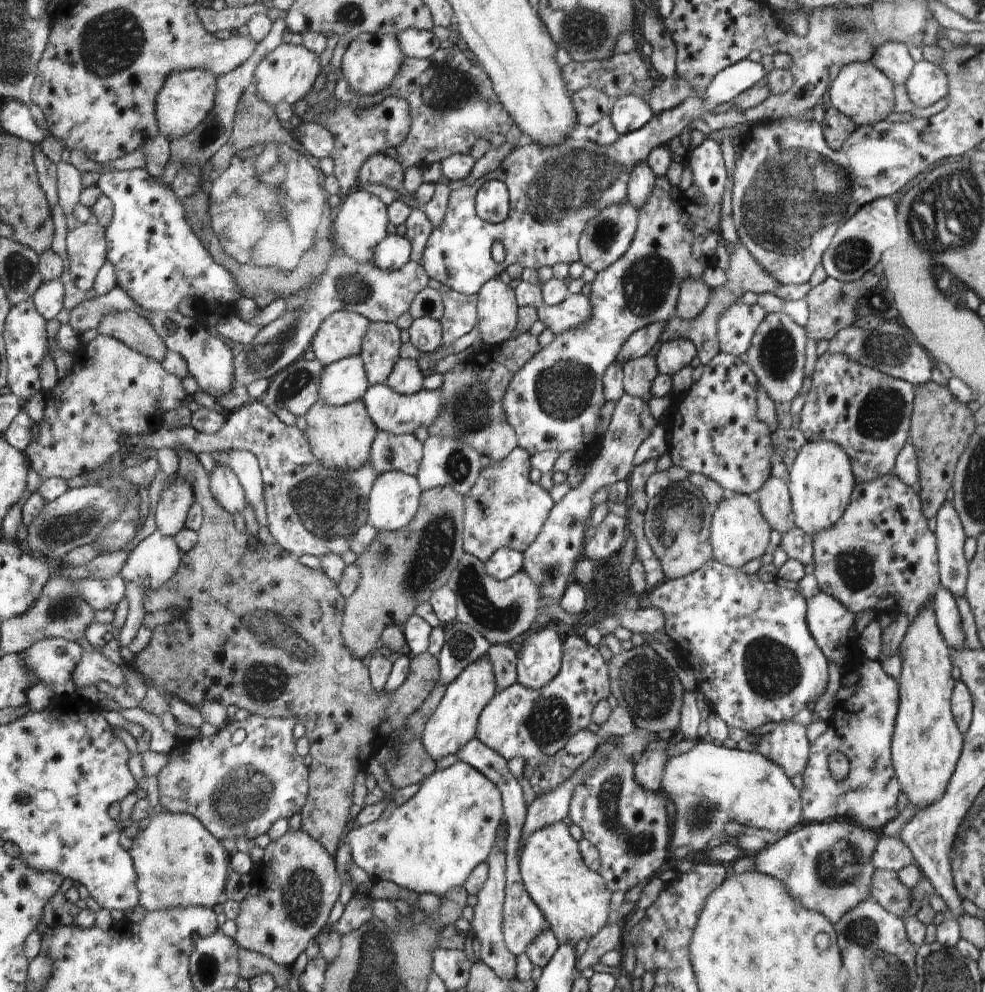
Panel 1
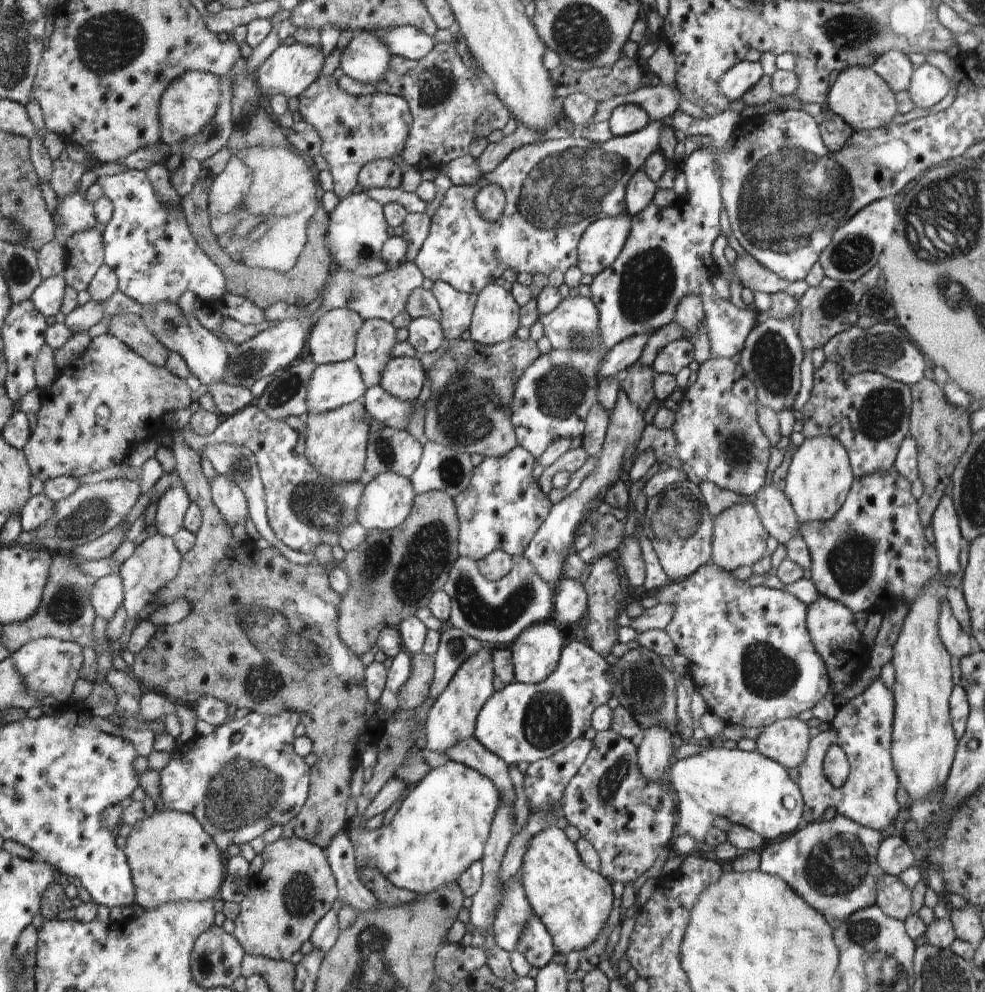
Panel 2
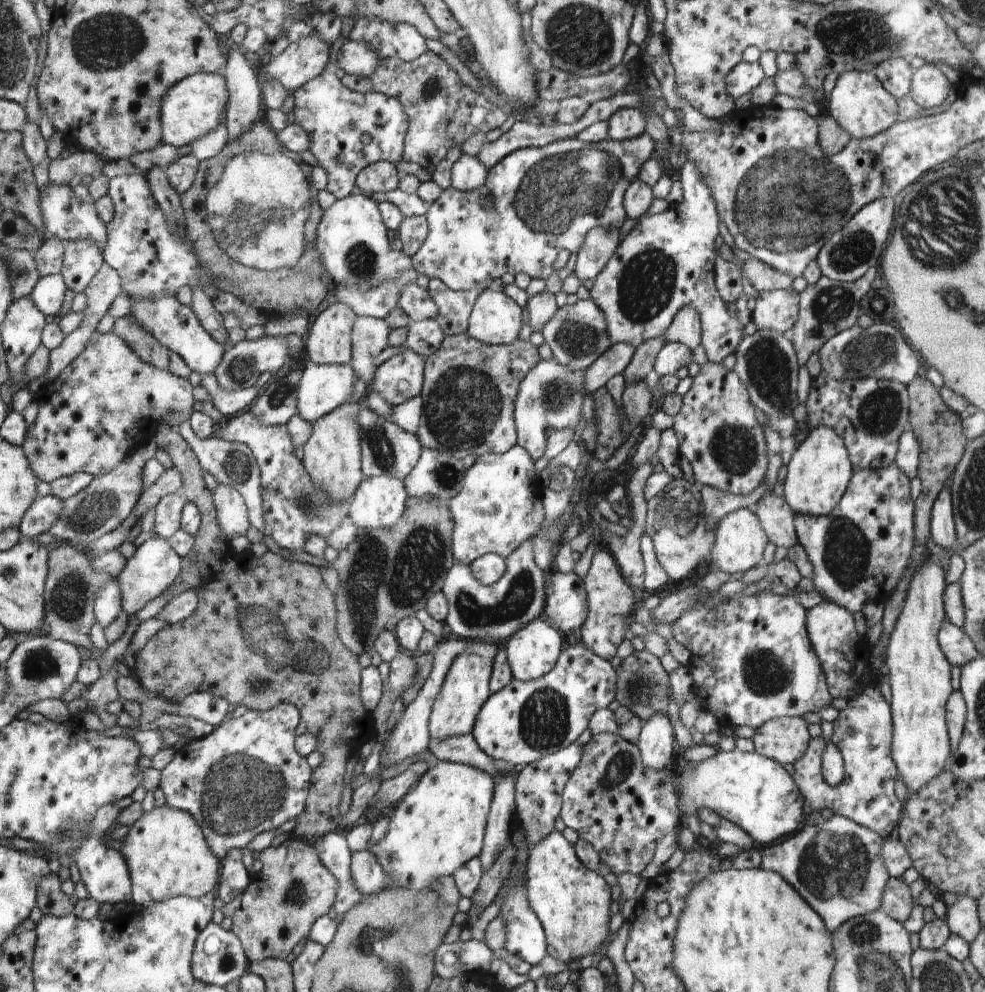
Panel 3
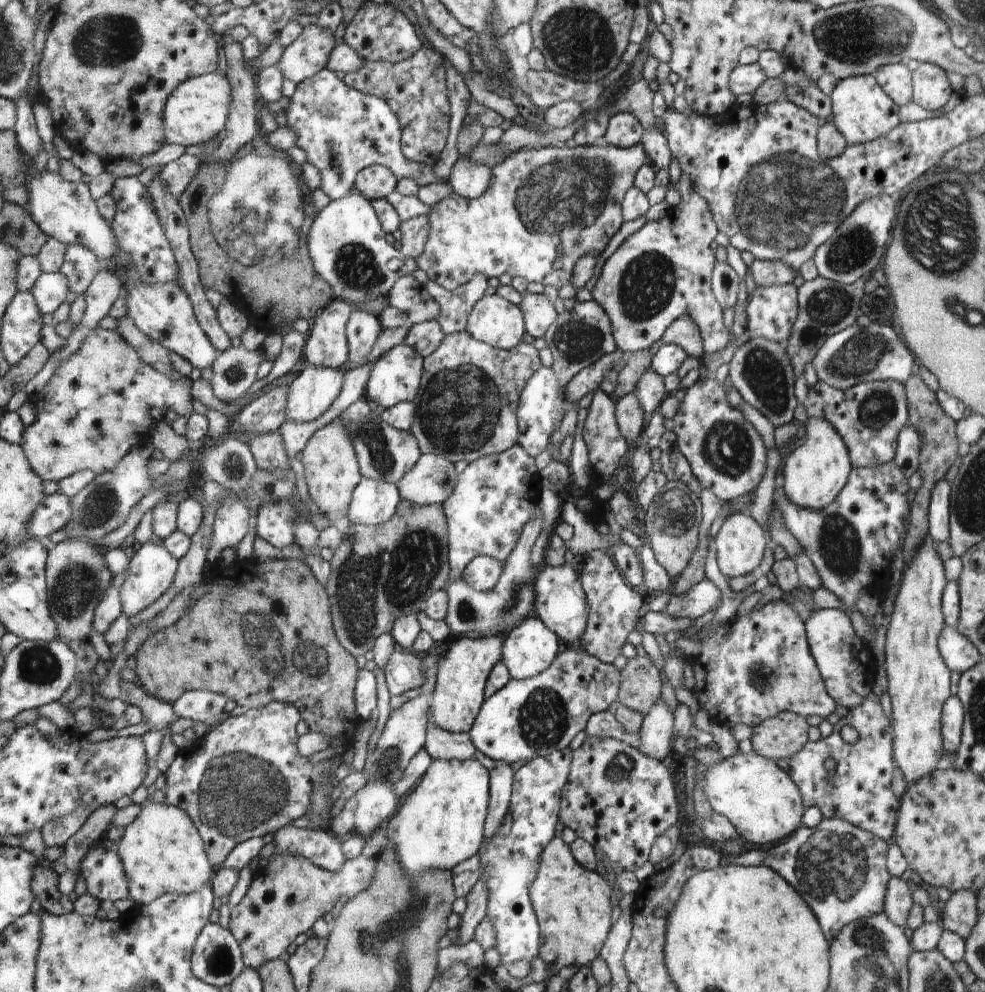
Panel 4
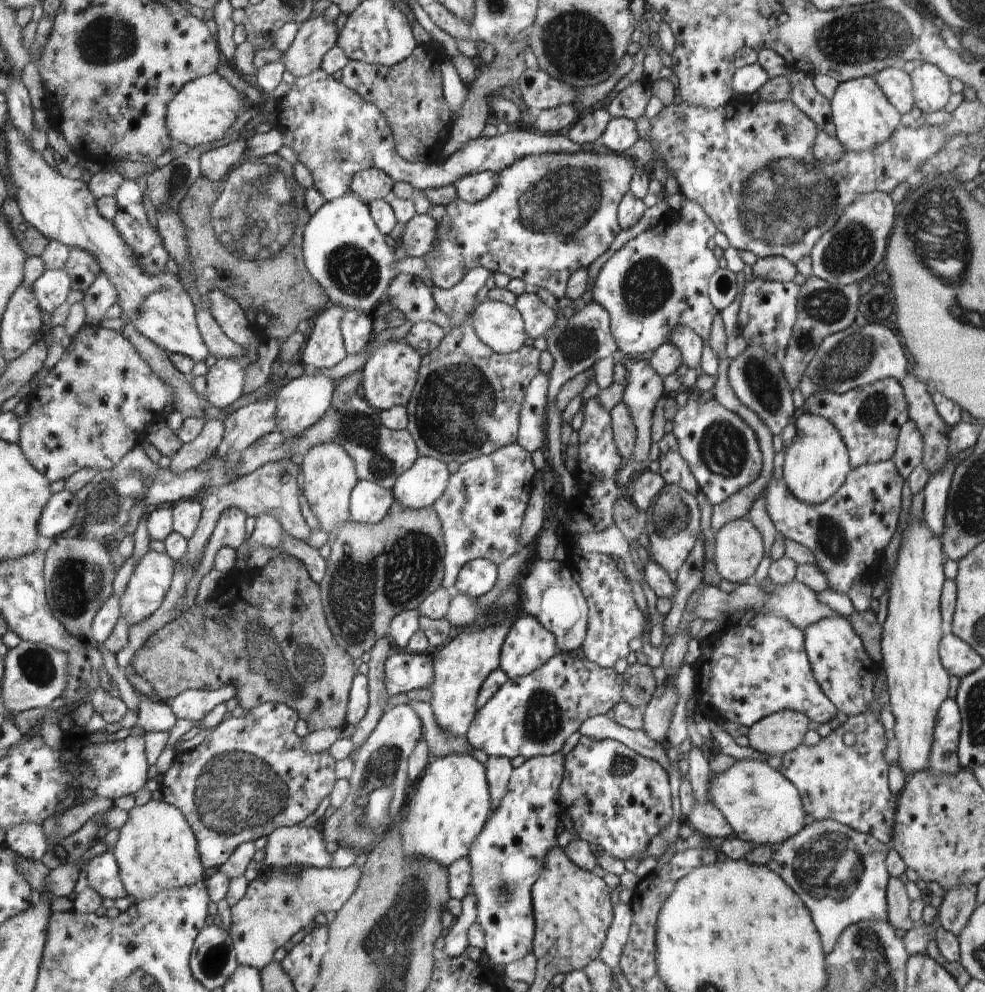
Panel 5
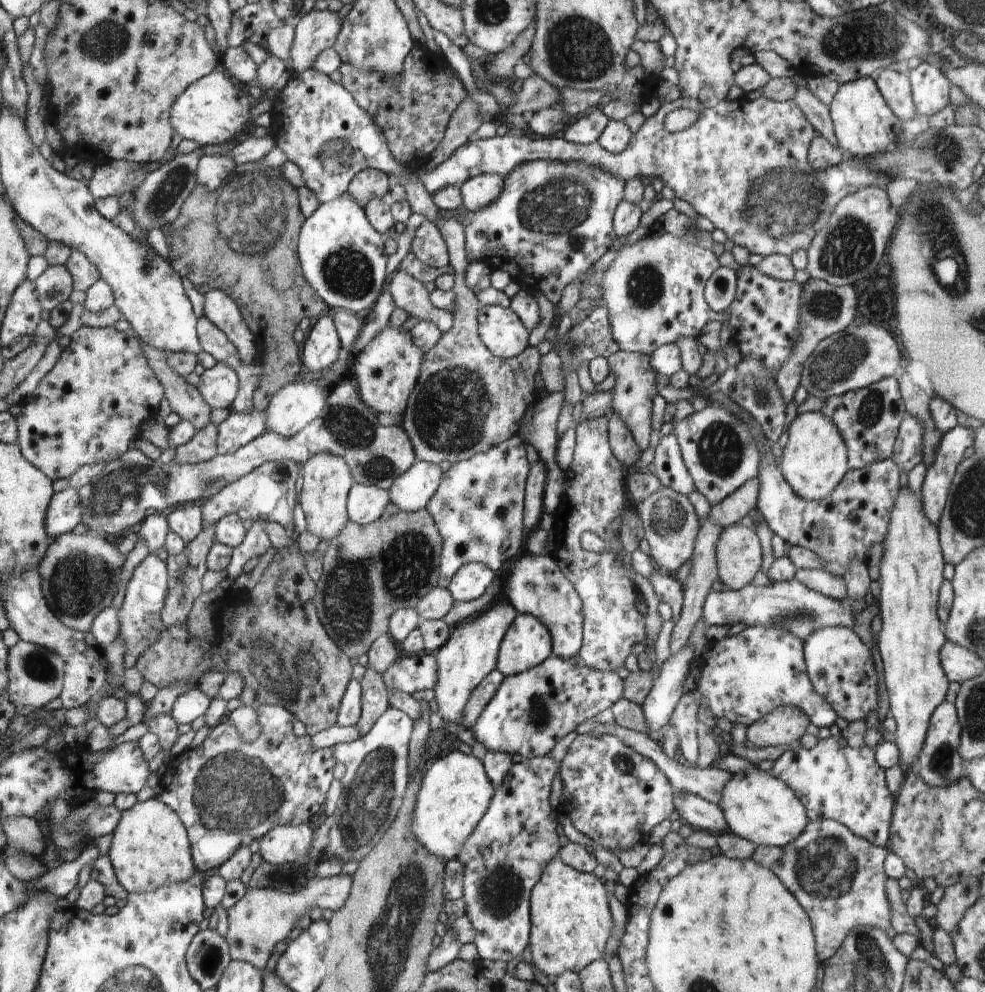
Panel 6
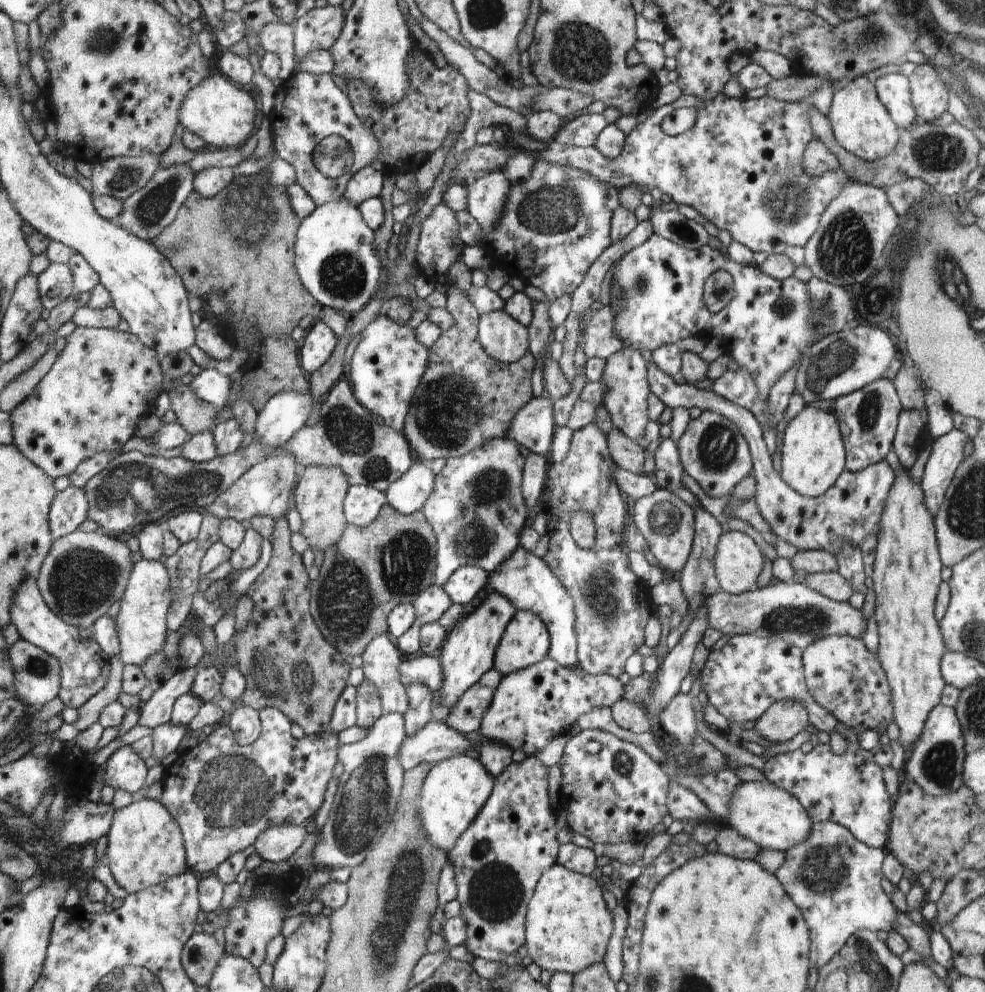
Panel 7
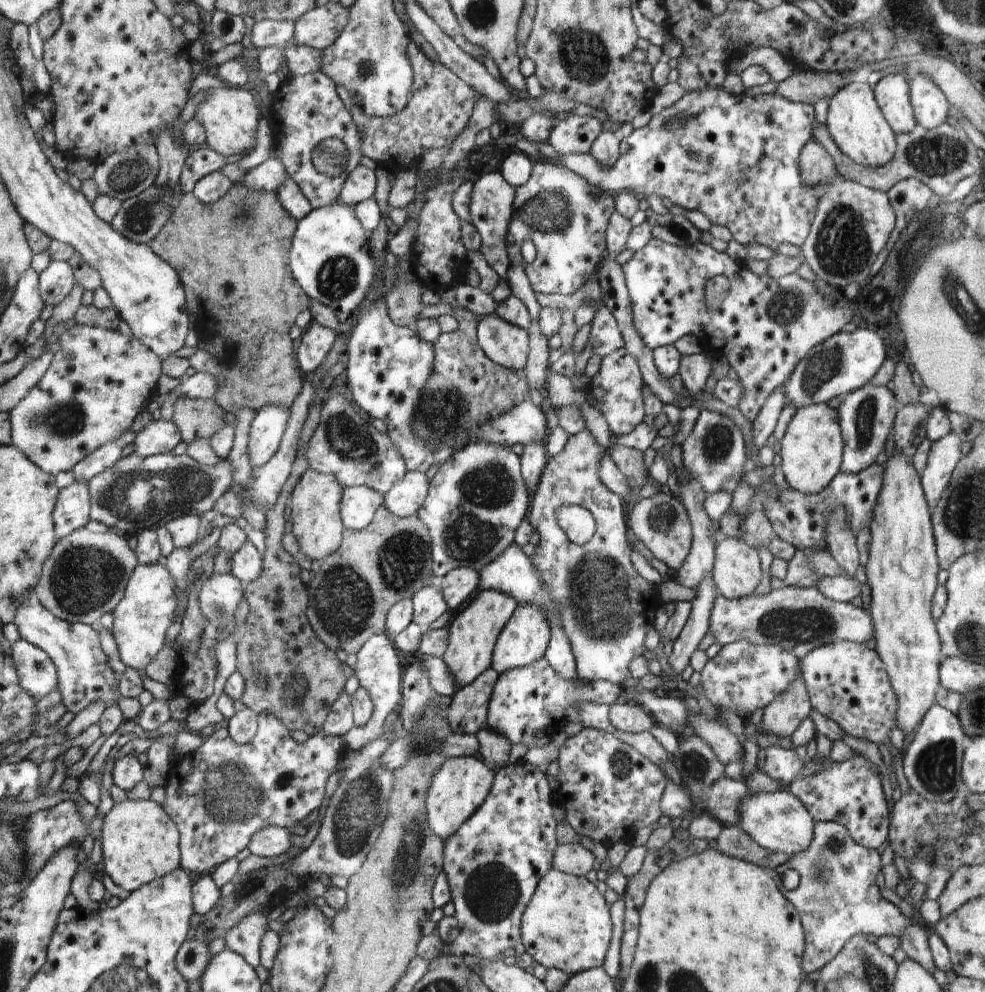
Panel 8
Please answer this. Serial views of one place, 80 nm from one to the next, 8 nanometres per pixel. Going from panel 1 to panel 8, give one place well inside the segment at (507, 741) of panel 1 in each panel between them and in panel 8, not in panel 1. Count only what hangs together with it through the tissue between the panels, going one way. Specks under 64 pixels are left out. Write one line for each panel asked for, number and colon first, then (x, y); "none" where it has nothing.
2: (523, 722)
3: (524, 722)
4: (528, 718)
5: (531, 716)
6: (531, 711)
7: (529, 708)
8: (525, 700)

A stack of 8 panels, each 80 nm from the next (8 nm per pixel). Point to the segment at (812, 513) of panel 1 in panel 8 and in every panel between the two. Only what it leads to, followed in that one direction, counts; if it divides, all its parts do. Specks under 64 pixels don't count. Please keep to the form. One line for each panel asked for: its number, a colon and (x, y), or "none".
2: (820, 476)
3: (818, 474)
4: (813, 473)
5: (816, 464)
6: (815, 458)
7: (813, 453)
8: (812, 450)

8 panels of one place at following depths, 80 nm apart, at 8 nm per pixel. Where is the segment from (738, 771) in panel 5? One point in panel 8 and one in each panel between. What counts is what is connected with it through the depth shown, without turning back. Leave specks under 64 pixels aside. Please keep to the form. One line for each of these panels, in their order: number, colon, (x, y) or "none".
6: (759, 807)
7: (772, 818)
8: (779, 821)

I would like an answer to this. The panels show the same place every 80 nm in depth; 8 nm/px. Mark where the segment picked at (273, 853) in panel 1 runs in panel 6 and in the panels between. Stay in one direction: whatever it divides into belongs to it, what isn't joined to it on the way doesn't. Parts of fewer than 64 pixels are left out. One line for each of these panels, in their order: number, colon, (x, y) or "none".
2: (295, 888)
3: (293, 889)
4: (285, 898)
5: (273, 909)
6: (260, 918)

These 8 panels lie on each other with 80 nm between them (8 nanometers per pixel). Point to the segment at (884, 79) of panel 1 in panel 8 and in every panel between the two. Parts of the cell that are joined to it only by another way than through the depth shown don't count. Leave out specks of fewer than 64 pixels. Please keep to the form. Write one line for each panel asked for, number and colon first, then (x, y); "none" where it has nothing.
2: (861, 97)
3: (858, 101)
4: (861, 110)
5: (863, 117)
6: (865, 126)
7: (861, 125)
8: (855, 122)

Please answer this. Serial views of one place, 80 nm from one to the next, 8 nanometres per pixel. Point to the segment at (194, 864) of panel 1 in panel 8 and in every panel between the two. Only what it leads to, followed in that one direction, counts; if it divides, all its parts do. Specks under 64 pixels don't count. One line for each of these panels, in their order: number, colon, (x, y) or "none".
2: (172, 858)
3: (168, 856)
4: (162, 852)
5: (156, 849)
6: (150, 848)
7: (145, 847)
8: (140, 842)

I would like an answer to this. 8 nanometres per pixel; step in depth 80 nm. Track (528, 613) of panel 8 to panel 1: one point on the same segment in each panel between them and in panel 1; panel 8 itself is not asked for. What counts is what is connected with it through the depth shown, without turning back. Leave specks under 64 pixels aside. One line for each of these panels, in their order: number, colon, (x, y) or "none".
1: (539, 659)
2: (536, 652)
3: (533, 651)
4: (530, 648)
5: (528, 645)
6: (528, 642)
7: (526, 640)

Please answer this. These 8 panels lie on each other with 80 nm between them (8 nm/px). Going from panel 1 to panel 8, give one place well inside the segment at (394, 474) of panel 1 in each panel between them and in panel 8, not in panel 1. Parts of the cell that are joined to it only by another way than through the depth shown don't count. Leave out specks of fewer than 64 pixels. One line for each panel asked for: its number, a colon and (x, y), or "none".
2: (390, 497)
3: (380, 502)
4: (374, 502)
5: (370, 502)
6: (366, 503)
7: (363, 504)
8: (359, 504)

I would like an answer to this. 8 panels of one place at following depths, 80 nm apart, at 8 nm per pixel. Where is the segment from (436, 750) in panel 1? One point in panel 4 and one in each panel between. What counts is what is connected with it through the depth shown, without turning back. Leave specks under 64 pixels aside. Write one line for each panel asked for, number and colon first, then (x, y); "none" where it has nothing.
2: (452, 717)
3: (466, 689)
4: (462, 673)

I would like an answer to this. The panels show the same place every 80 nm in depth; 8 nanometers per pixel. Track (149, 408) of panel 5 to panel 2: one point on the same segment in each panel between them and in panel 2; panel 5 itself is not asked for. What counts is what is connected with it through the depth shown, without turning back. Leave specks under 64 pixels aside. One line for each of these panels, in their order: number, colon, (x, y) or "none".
2: (89, 417)
3: (99, 409)
4: (100, 402)

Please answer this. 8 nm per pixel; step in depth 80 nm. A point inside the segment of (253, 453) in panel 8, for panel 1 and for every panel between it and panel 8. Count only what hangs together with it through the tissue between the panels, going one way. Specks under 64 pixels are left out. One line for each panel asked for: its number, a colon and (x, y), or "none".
1: (345, 381)
2: (332, 385)
3: (323, 388)
4: (309, 396)
5: (301, 402)
6: (296, 405)
7: (285, 414)

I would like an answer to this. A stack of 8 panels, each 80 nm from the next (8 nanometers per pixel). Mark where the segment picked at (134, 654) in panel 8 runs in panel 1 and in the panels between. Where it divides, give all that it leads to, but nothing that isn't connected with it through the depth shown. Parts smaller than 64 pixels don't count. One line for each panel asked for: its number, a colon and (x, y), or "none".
1: (156, 559)
2: (154, 563)
3: (154, 566)
4: (151, 570)
5: (145, 591)
6: (140, 624)
7: (141, 623)

